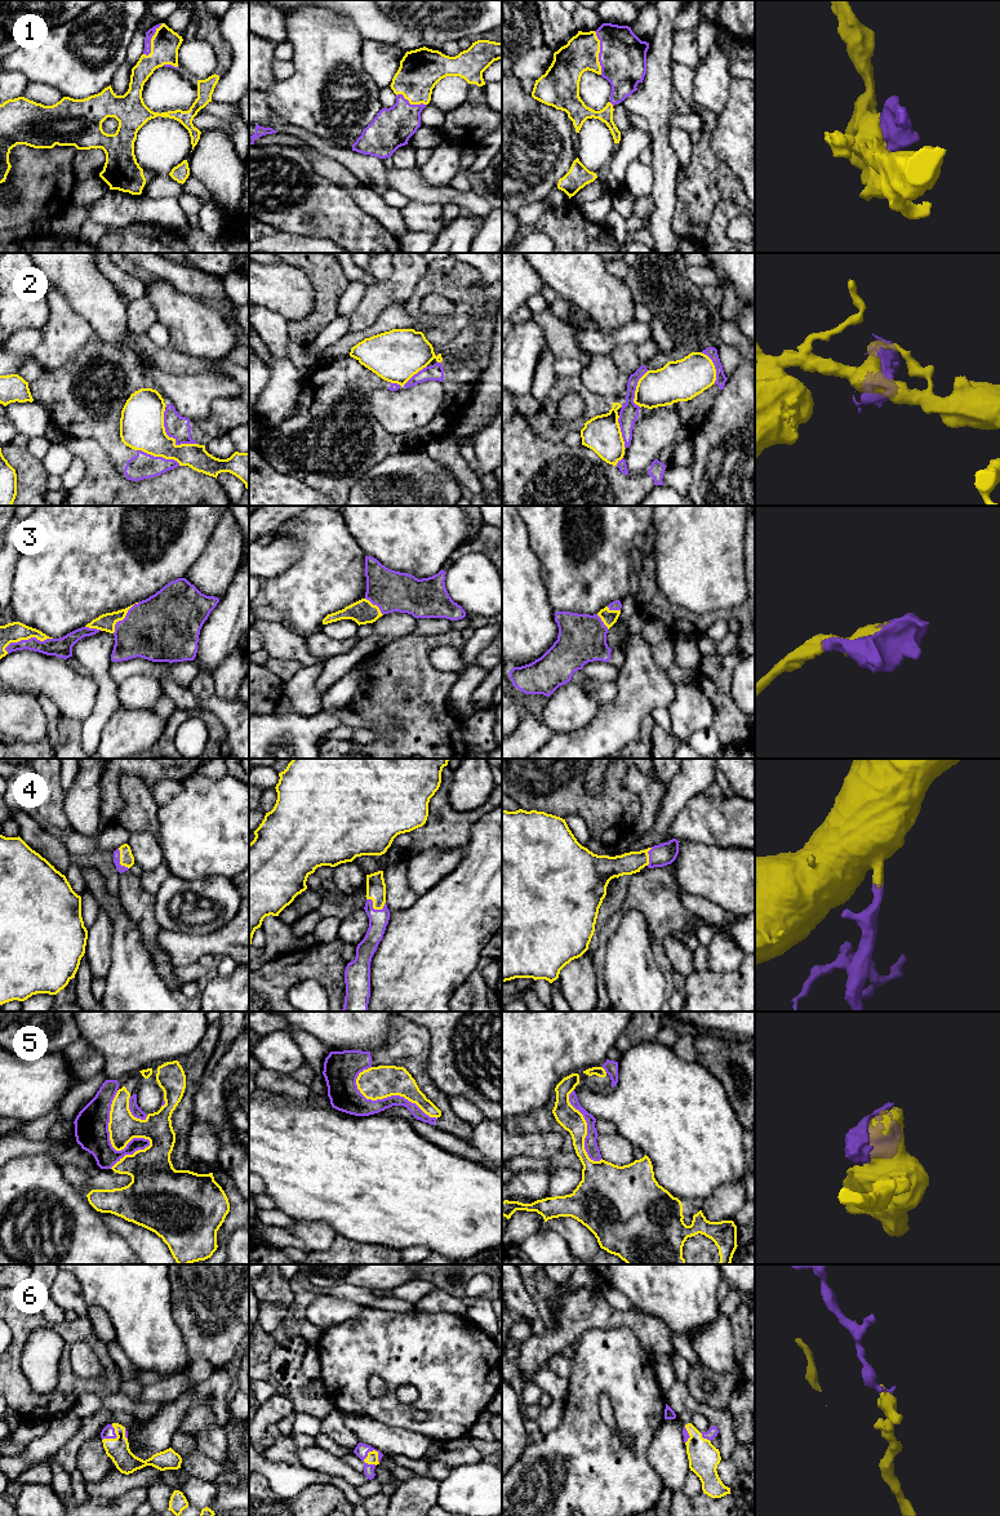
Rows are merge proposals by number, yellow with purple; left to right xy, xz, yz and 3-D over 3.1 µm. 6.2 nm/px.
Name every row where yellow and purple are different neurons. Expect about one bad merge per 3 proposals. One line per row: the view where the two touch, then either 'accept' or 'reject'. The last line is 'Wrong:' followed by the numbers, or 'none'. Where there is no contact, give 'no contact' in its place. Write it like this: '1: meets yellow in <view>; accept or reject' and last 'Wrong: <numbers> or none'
1: meets yellow in yz; accept
2: meets yellow in xy; reject
3: meets yellow in xy; accept
4: meets yellow in xz; accept
5: meets yellow in xy; reject
6: meets yellow in xz; accept
Wrong: 2, 5

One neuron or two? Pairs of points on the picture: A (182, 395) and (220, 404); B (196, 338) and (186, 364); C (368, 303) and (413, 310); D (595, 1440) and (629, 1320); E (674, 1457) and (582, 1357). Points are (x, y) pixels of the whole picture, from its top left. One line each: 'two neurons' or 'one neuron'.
A: two neurons
B: two neurons
C: two neurons
D: two neurons
E: two neurons

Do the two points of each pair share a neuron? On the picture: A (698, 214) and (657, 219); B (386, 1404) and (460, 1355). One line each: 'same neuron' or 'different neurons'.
A: different neurons
B: same neuron

